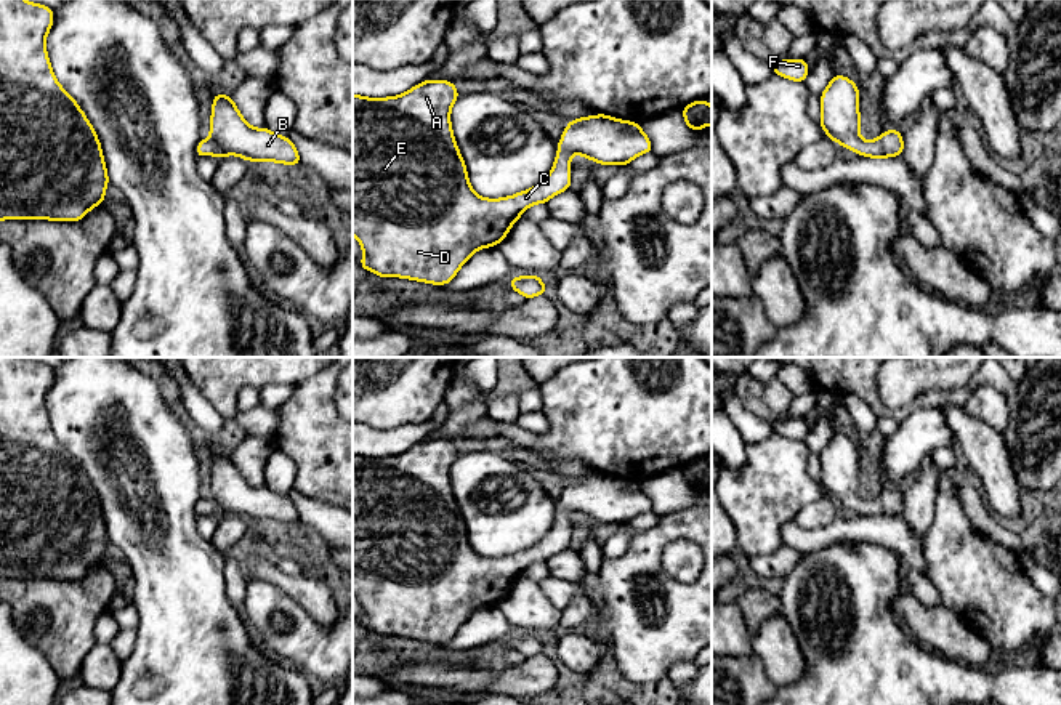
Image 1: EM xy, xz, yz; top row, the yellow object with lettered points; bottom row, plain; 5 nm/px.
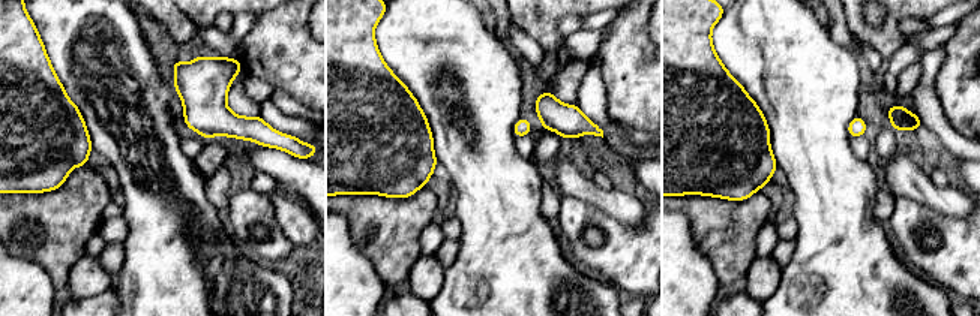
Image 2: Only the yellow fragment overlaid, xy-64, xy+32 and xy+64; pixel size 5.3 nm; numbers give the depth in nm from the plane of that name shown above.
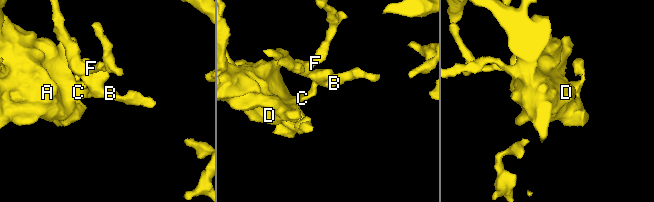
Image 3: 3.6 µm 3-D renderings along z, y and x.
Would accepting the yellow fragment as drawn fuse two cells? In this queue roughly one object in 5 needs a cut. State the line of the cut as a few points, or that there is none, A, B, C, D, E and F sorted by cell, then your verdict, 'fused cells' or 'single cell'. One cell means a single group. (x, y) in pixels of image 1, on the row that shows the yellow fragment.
no cut; A B C D E F; single cell

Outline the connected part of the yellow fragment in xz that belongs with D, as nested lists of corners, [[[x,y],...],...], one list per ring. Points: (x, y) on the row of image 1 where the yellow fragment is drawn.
[[[425,80],[389,98],[353,93],[353,236],[364,252],[361,268],[378,277],[446,285],[476,250],[498,245],[526,208],[547,203],[553,195],[571,189],[572,154],[601,165],[628,165],[635,157],[652,152],[651,139],[638,122],[617,120],[604,114],[575,119],[567,122],[558,143],[553,170],[537,186],[502,199],[484,199],[470,186],[466,165],[452,133],[450,109],[458,96],[454,82],[449,80]]]

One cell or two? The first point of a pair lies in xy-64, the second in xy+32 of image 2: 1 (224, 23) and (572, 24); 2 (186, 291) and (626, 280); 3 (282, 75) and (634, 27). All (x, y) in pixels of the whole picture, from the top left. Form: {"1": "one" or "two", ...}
{"1": "one", "2": "two", "3": "one"}

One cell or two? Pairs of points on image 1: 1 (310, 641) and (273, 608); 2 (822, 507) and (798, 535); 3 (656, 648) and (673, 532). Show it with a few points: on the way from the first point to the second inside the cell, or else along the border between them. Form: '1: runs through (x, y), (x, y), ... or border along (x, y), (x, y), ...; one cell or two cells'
1: runs through (300, 635), (282, 617); one cell
2: border along (837, 516), (816, 529), (803, 529), (794, 521); two cells
3: runs through (637, 617), (622, 580), (643, 558); one cell

